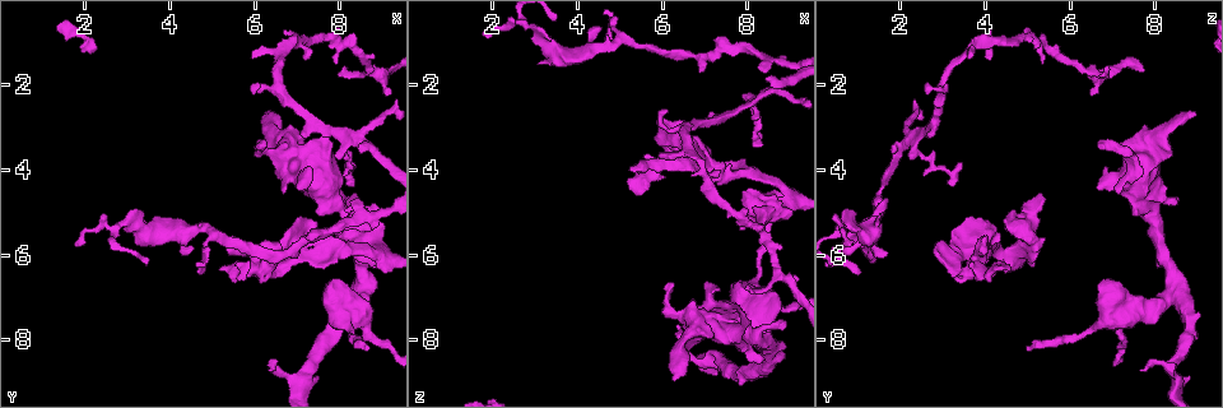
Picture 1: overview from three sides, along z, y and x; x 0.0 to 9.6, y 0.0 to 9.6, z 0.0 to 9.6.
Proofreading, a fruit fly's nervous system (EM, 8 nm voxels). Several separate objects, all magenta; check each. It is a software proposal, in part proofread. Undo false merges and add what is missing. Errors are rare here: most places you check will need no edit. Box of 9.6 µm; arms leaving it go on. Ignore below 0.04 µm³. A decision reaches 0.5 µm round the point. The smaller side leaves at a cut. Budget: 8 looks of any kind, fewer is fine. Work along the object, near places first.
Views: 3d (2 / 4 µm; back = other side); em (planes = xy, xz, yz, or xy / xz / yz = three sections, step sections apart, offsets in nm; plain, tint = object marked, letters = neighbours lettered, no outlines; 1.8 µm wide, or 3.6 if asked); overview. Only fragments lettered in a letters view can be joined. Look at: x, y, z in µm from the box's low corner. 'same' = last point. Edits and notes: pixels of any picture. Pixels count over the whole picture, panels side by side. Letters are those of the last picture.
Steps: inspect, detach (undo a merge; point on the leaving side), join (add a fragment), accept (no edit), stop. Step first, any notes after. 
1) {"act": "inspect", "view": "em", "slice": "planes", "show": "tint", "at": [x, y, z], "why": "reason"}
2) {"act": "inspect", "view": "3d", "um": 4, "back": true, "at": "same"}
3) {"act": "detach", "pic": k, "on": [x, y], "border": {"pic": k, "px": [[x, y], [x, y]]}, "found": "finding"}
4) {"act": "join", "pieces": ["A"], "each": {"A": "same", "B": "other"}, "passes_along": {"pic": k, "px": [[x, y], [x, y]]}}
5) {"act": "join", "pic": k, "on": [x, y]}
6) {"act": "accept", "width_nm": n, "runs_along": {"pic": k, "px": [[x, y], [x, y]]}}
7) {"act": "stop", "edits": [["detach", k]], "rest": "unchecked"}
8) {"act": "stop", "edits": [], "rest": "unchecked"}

{"act": "inspect", "view": "3d", "um": 2, "at": [8.35, 4.75, 8.55]}

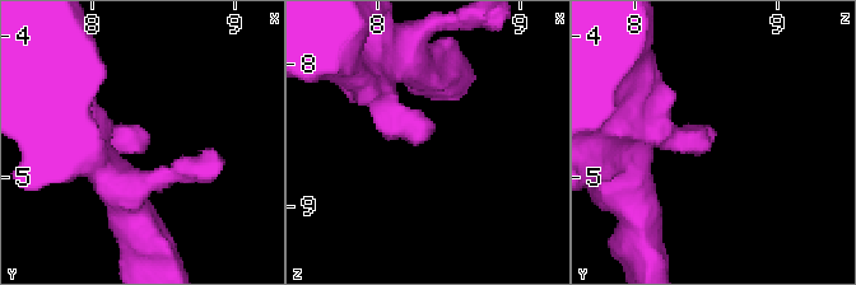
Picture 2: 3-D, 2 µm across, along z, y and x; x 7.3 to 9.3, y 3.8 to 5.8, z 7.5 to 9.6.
{"act": "inspect", "view": "em", "slice": "yz", "step": 16, "show": "letters", "at": [8.32, 4.78, 8.50]}

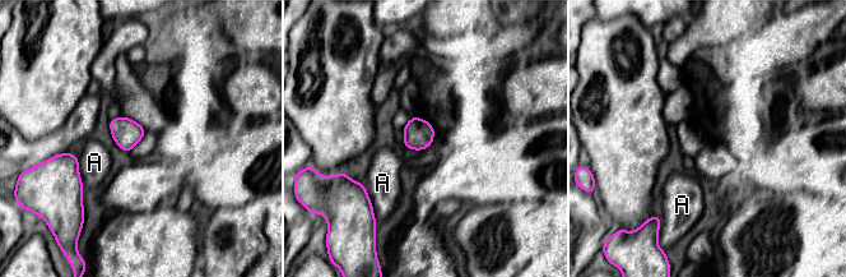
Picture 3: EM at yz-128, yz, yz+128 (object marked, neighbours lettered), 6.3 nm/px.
{"act": "accept", "width_nm": 180, "each": {"A": "other"}, "found": "no lettered fragment goes on from it"}

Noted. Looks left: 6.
{"act": "inspect", "view": "em", "slice": "planes", "show": "letters", "at": [6.65, 4.50, 7.05], "why": "free end"}

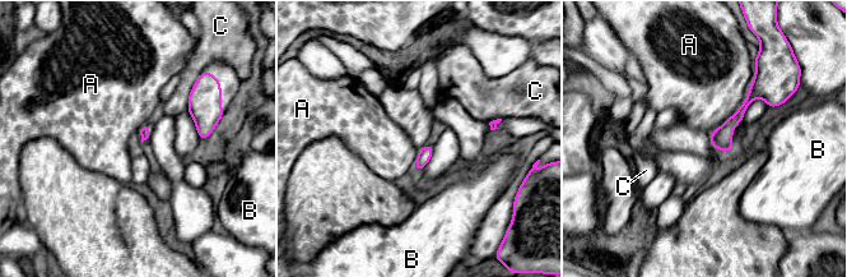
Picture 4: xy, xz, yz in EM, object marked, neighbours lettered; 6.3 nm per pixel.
{"act": "accept", "each": {"A": "other", "B": "other", "C": "other"}, "border": {"pic": 4, "px": [[755, 70], [741, 105], [710, 137]]}, "found": "none of them fits"}

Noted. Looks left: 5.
{"act": "inspect", "view": "3d", "um": 2, "at": [6.00, 6.25, 3.80]}

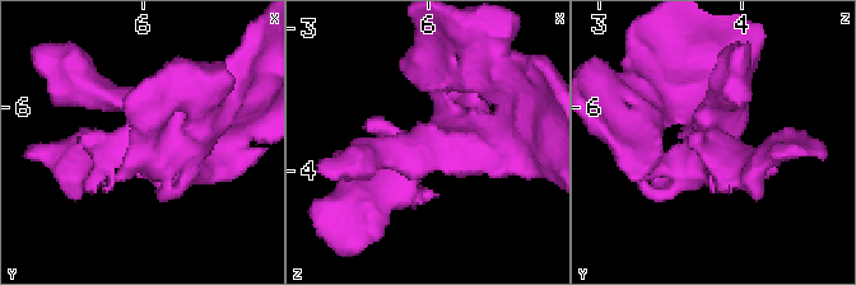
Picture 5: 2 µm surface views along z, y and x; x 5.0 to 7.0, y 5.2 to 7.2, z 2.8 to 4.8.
{"act": "inspect", "view": "em", "slice": "planes", "show": "tint", "at": [6.02, 6.28, 3.80], "why": "now the EM"}

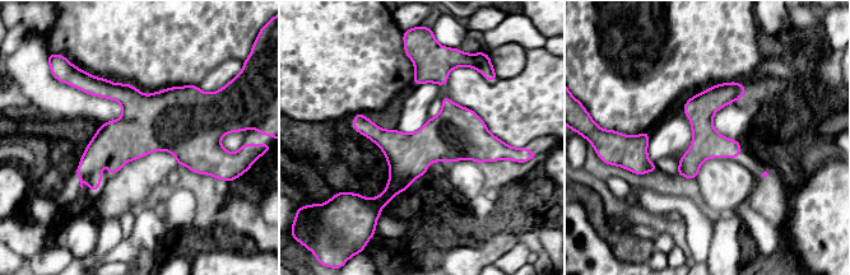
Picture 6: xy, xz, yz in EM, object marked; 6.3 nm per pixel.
{"act": "inspect", "view": "em", "slice": "planes", "show": "letters", "at": "same", "why": "see the neighbours"}

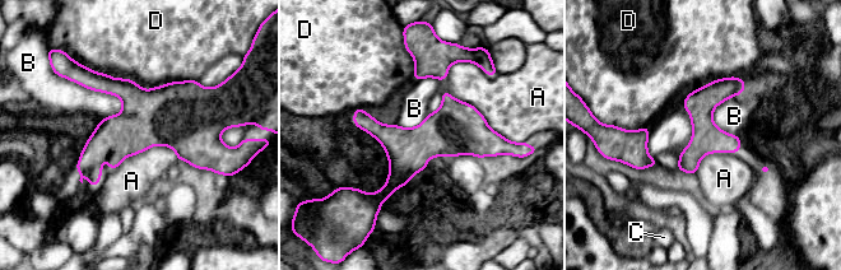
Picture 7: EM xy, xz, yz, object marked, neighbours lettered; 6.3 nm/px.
{"act": "accept", "each": {"A": "other", "B": "other", "C": "other", "D": "other"}, "runs_along": {"pic": 7, "px": [[356, 117], [395, 139], [498, 144]]}, "found": "continuous, no second cell"}

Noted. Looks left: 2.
{"act": "stop", "edits": [], "rest": "unchecked"}

